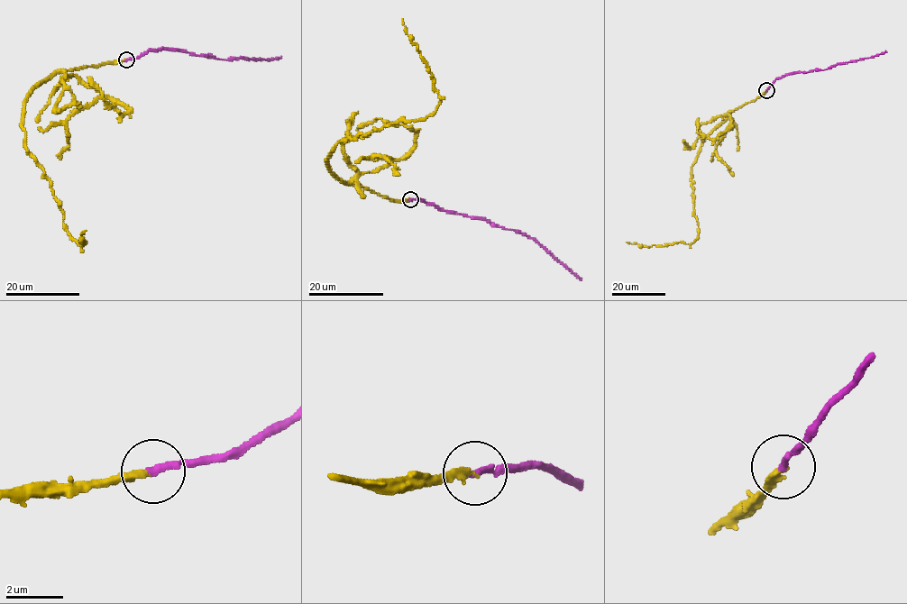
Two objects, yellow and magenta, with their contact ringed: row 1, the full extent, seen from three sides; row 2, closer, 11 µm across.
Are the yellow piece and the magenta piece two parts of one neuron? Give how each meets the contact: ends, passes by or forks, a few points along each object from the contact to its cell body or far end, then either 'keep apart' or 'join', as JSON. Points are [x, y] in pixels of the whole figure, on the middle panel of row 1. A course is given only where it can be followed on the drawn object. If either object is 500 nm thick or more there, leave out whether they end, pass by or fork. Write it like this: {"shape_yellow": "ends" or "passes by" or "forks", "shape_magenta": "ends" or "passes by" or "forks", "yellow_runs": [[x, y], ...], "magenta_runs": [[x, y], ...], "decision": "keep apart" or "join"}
{"shape_yellow": "ends", "shape_magenta": "ends", "yellow_runs": [[410, 200], [343, 182], [327, 161], [339, 142], [421, 120], [440, 102], [402, 19]], "magenta_runs": [[410, 200], [419, 198], [445, 211], [484, 218], [533, 238], [581, 279]], "decision": "join"}

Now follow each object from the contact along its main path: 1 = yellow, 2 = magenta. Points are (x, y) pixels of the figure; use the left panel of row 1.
1: (126, 59), (56, 70), (38, 83), (25, 101), (26, 150), (50, 182), (63, 227), (82, 246), (85, 230)
2: (126, 59), (138, 58), (148, 50), (168, 48), (227, 60), (279, 58)

